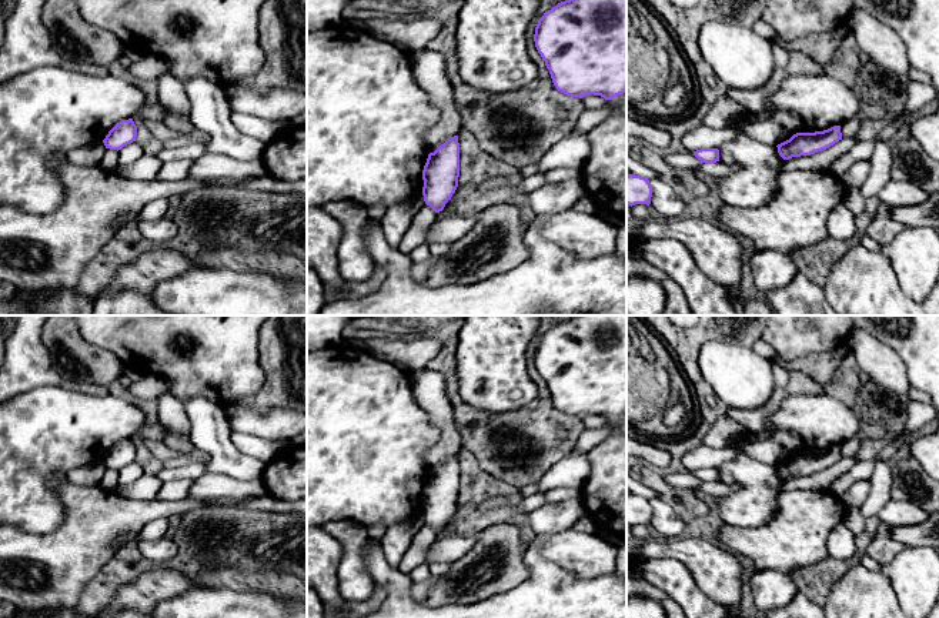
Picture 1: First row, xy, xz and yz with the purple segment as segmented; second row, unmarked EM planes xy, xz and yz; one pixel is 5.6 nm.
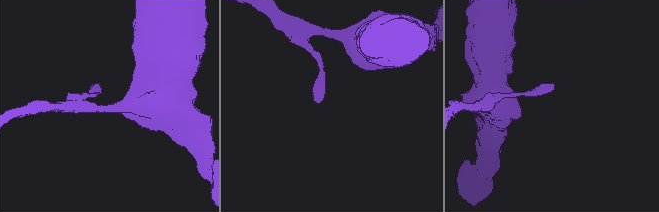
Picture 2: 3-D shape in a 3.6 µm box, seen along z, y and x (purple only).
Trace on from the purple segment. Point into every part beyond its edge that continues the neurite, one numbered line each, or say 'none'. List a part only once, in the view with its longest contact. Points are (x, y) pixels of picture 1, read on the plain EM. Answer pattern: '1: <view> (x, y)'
none

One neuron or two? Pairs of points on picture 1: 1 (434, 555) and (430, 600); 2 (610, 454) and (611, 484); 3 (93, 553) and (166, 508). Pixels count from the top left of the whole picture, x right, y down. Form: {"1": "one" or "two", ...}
{"1": "two", "2": "one", "3": "one"}

